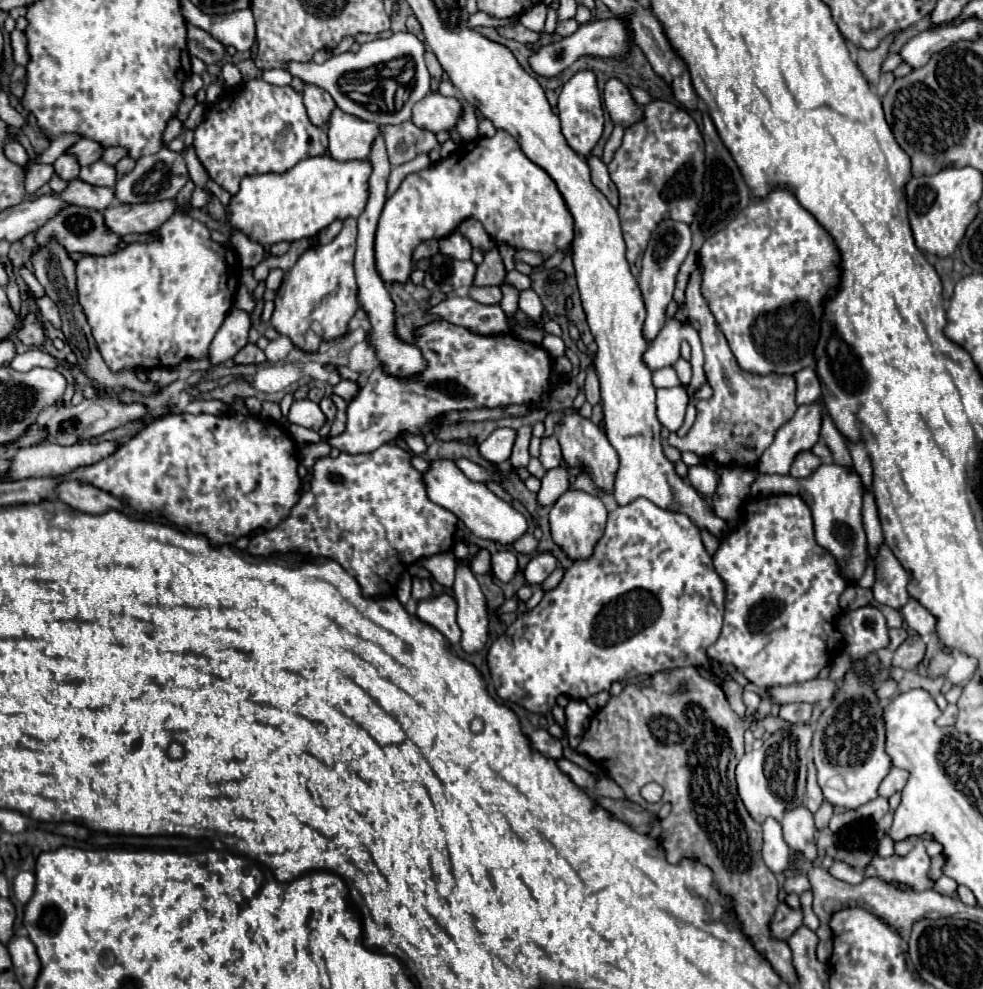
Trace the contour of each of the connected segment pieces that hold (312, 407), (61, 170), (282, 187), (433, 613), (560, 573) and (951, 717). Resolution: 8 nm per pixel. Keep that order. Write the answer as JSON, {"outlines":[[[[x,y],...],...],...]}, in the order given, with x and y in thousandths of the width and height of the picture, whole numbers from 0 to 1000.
{"outlines":[[[[299,404],[297,411],[295,411],[295,417],[293,417],[293,427],[309,431],[309,433],[326,435],[332,427],[332,421],[321,406],[317,406],[317,404]]],[[[65,154],[63,158],[59,158],[59,162],[53,166],[57,176],[63,180],[63,182],[75,182],[79,180],[79,174],[81,174],[81,166],[77,164],[77,160],[73,160],[73,156]]],[[[319,158],[303,164],[297,168],[297,172],[291,172],[289,176],[260,176],[260,178],[248,178],[244,182],[244,192],[234,200],[234,206],[230,208],[234,229],[238,233],[244,233],[254,243],[262,247],[281,247],[281,245],[299,245],[307,241],[321,239],[326,233],[336,229],[340,222],[350,222],[354,218],[364,220],[366,214],[372,208],[374,200],[374,180],[376,180],[378,168],[374,164],[356,162],[356,164],[344,164],[336,158]]],[[[448,601],[435,607],[427,607],[423,623],[429,629],[442,633],[446,639],[450,639],[458,651],[464,651],[468,649],[468,635],[464,631],[464,615],[466,611],[458,601]]],[[[566,574],[551,590],[549,590],[549,595],[553,597],[553,599],[557,599],[557,597],[564,597],[568,590],[570,590],[570,584],[574,584],[574,574]]],[[[964,712],[962,714],[962,718],[958,720],[958,724],[954,726],[954,734],[970,734],[970,730],[973,730],[973,722],[975,722],[975,716],[970,714],[970,712]]]]}

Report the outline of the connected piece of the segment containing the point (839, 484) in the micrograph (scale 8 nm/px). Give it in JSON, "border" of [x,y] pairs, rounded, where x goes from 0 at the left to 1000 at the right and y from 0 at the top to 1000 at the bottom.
{"border":[[[834,469],[822,483],[806,483],[793,479],[771,479],[765,489],[765,502],[785,499],[812,499],[824,512],[828,522],[830,546],[834,552],[844,556],[852,566],[855,576],[879,578],[883,572],[883,548],[877,534],[877,485],[867,471],[857,469]]]}

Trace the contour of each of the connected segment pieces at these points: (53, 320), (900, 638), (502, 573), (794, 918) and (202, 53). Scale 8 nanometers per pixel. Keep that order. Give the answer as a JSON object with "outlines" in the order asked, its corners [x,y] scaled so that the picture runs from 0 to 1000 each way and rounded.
{"outlines":[[[[49,299],[45,301],[37,301],[37,309],[43,313],[43,322],[49,324],[53,330],[61,332],[61,317],[59,317],[59,311],[53,303],[49,303]]],[[[907,635],[905,637],[905,651],[903,651],[903,655],[909,659],[922,647],[922,643],[924,643],[924,639],[920,635]]],[[[519,556],[513,558],[505,558],[501,562],[501,578],[505,580],[505,584],[509,588],[519,588],[523,584],[523,580],[527,578],[527,566],[525,560]]],[[[793,900],[791,904],[791,920],[789,920],[789,926],[783,932],[785,944],[789,948],[793,948],[793,950],[802,950],[816,936],[816,930],[818,930],[816,918],[812,918],[812,920],[804,918],[798,908],[800,908],[800,902]]],[[[191,24],[189,26],[191,34],[189,34],[189,42],[191,42],[191,53],[199,59],[203,59],[208,65],[220,65],[226,61],[230,49],[218,40],[214,34],[210,34],[208,30]]]]}

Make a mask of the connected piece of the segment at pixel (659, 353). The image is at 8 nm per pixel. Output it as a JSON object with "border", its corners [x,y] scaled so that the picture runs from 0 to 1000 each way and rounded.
{"border":[[[682,322],[678,330],[671,334],[667,344],[659,350],[655,358],[655,366],[661,374],[669,374],[675,370],[684,370],[692,362],[692,346],[699,344],[703,351],[704,383],[699,390],[701,400],[715,388],[719,387],[716,378],[716,357],[709,334],[706,334],[700,324],[692,328],[688,322]]]}

